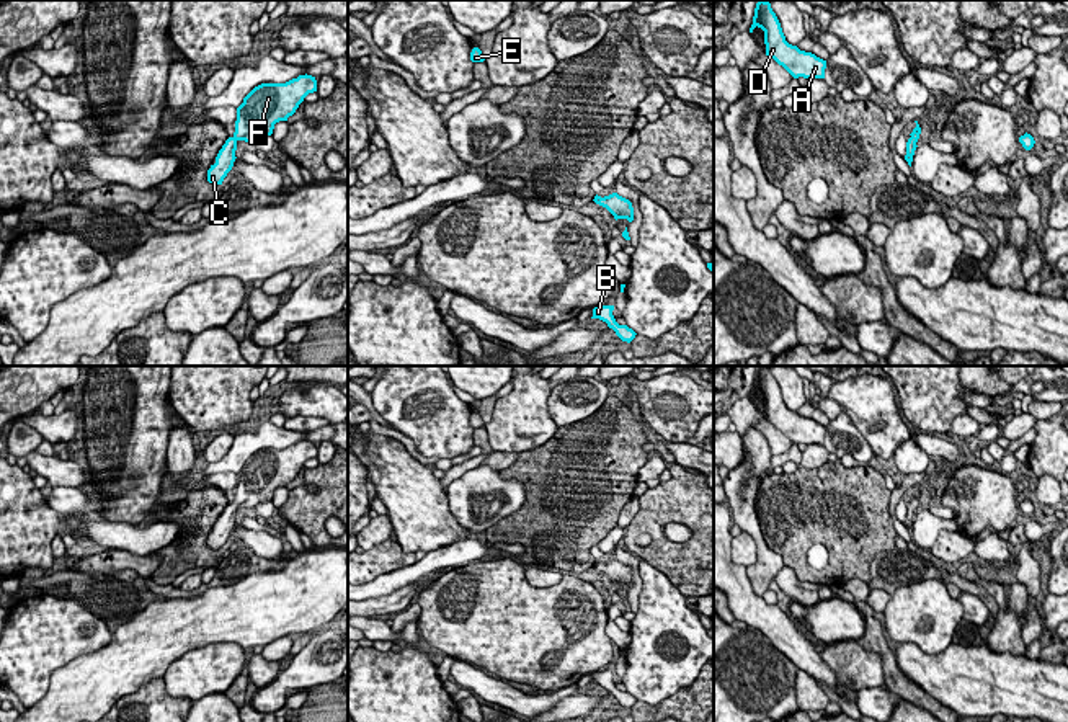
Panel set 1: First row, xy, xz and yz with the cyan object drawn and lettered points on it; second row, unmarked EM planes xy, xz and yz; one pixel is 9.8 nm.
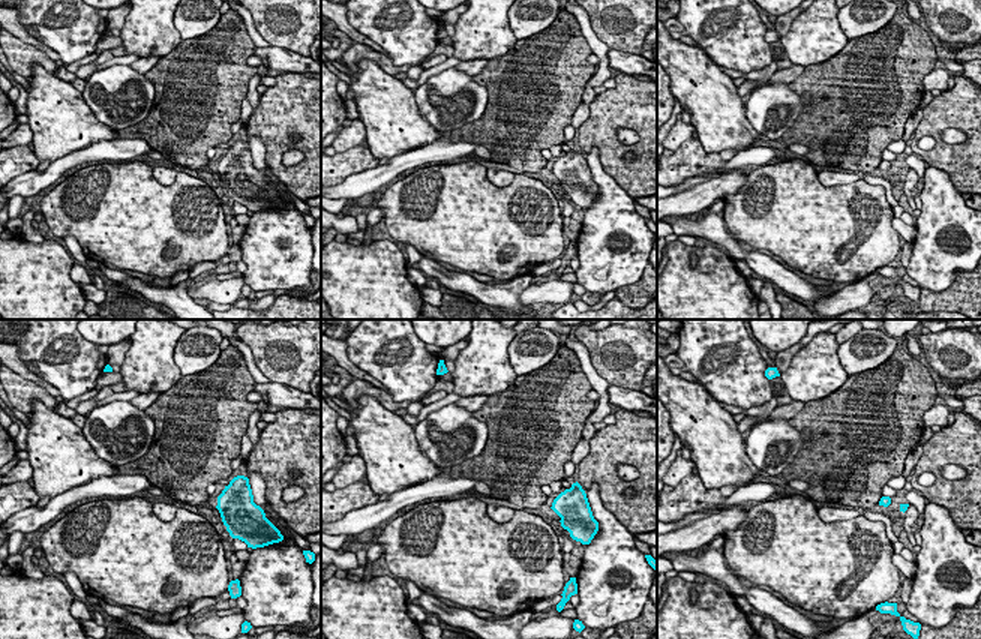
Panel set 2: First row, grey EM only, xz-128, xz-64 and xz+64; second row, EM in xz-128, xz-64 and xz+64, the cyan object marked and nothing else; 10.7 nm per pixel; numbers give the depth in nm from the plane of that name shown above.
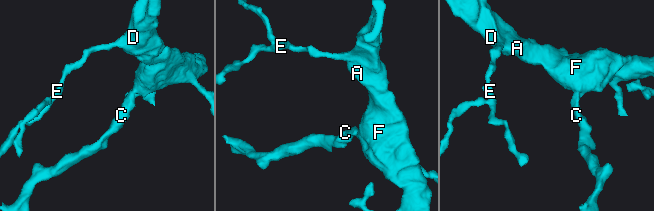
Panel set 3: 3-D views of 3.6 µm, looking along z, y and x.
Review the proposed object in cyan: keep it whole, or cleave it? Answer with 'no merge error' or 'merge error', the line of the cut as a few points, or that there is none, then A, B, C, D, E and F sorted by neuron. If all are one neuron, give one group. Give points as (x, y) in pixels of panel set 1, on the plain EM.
no merge error; cut none; groups A B C D E F

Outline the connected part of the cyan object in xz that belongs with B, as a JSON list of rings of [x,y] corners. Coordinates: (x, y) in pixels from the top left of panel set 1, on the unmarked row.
[[[598,671],[593,675],[591,684],[599,684],[606,688],[607,693],[612,694],[622,707],[630,709],[637,699],[627,691],[619,691],[612,681],[612,676],[614,676],[614,671]]]

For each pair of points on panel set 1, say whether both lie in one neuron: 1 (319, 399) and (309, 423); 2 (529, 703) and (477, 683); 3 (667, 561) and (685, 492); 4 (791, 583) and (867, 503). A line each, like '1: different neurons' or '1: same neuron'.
1: different neurons
2: same neuron
3: same neuron
4: different neurons

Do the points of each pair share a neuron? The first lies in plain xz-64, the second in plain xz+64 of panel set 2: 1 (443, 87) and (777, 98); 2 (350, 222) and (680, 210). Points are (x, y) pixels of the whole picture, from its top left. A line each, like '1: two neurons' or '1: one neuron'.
1: one neuron
2: two neurons

